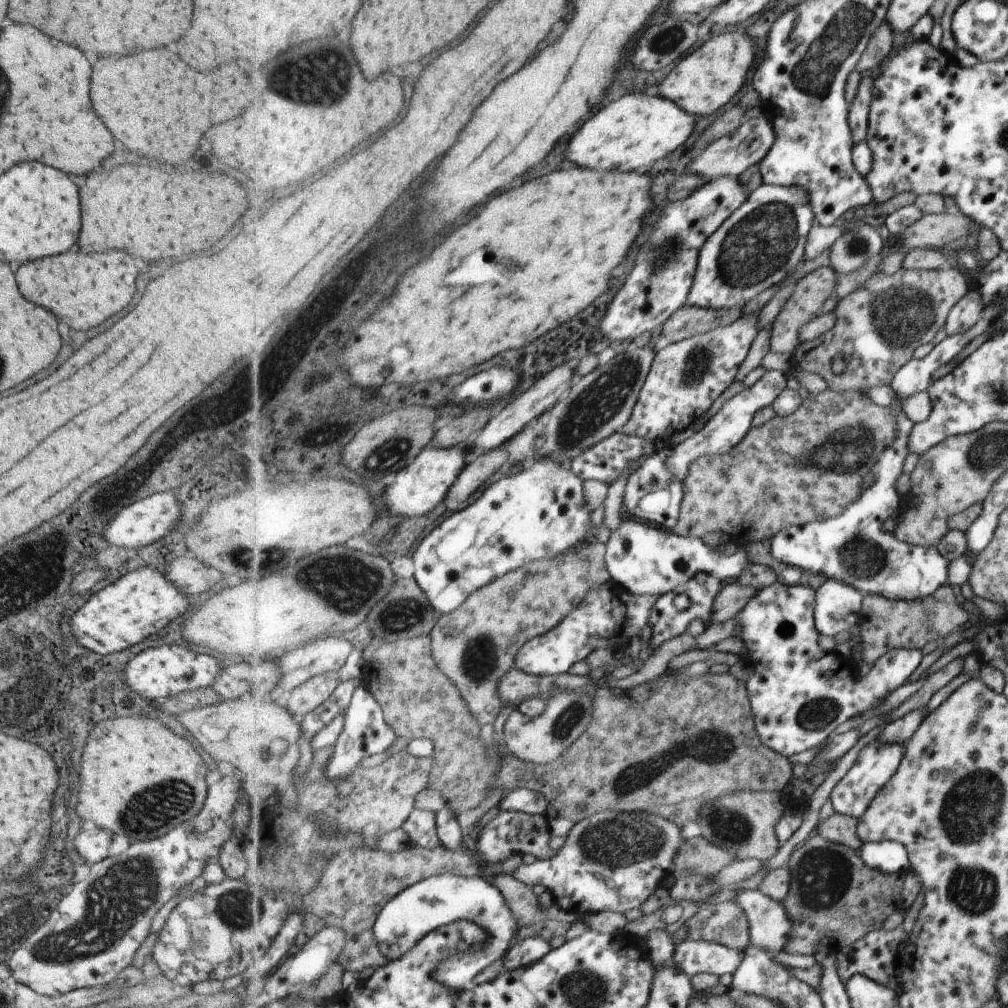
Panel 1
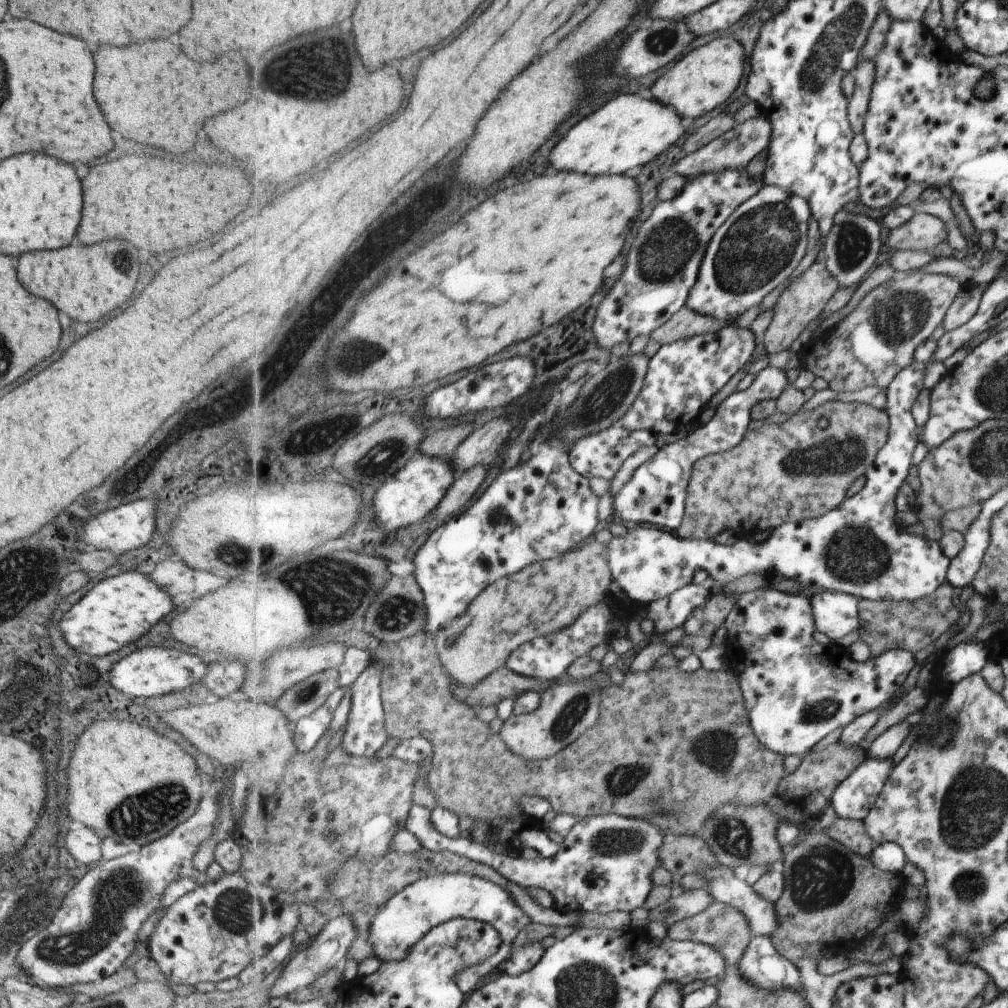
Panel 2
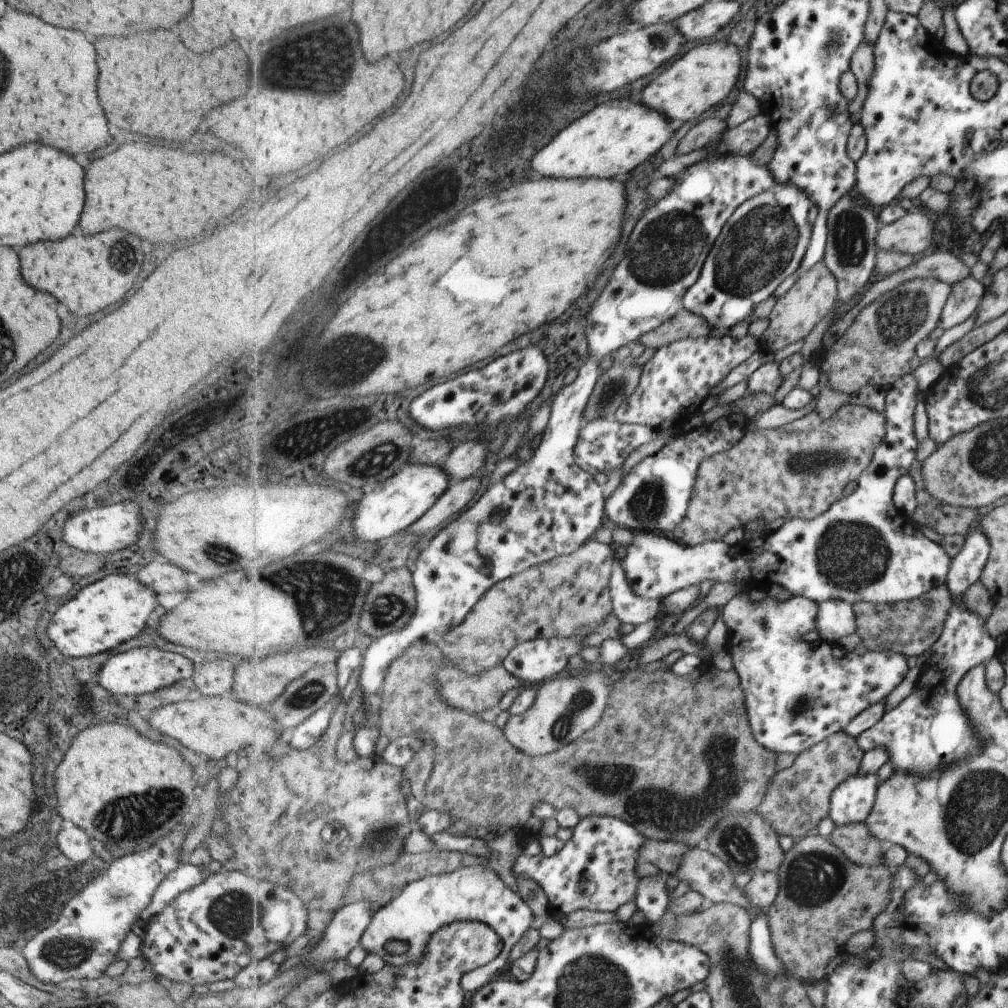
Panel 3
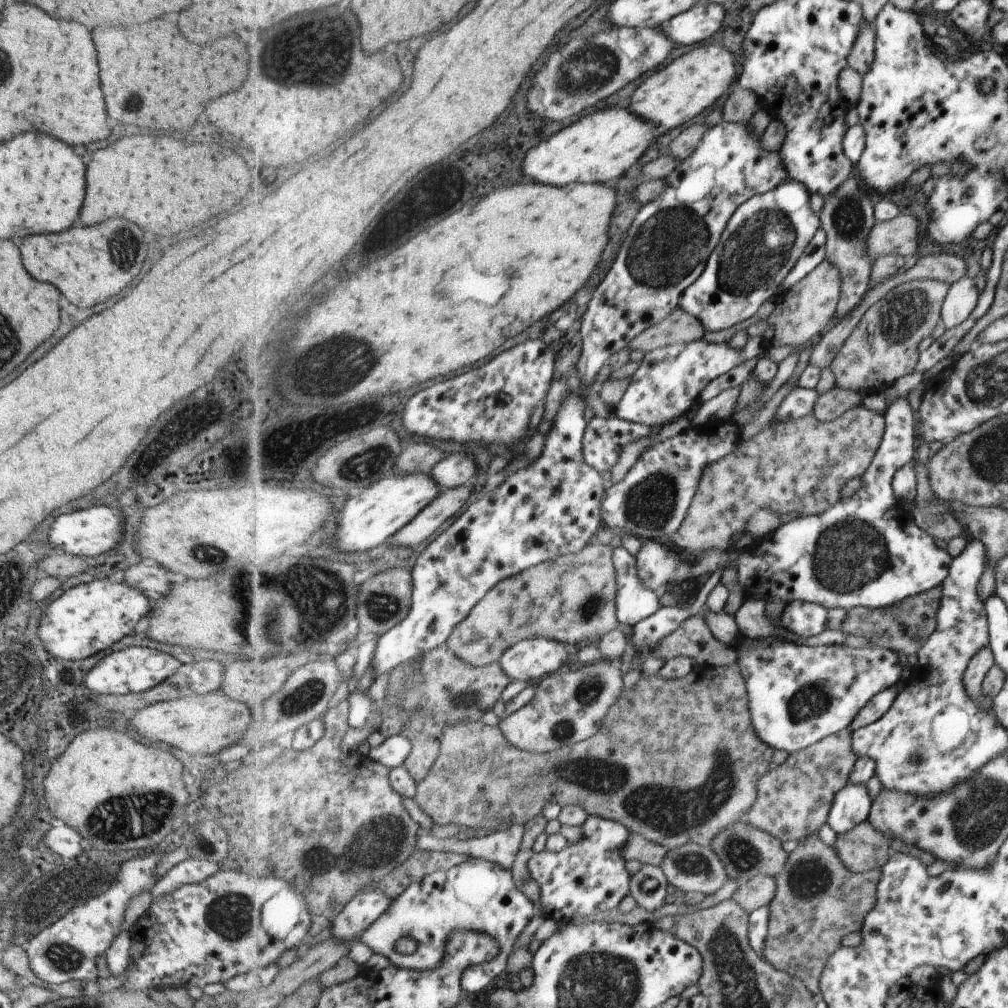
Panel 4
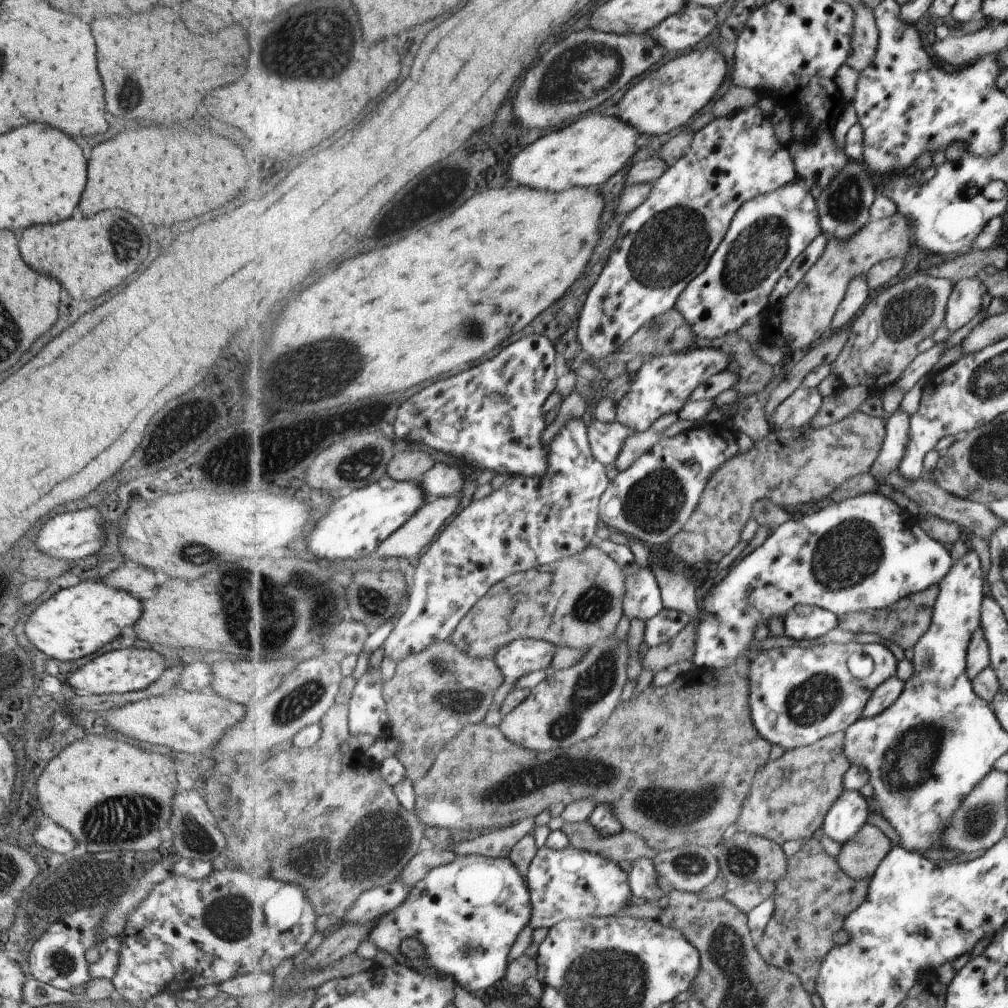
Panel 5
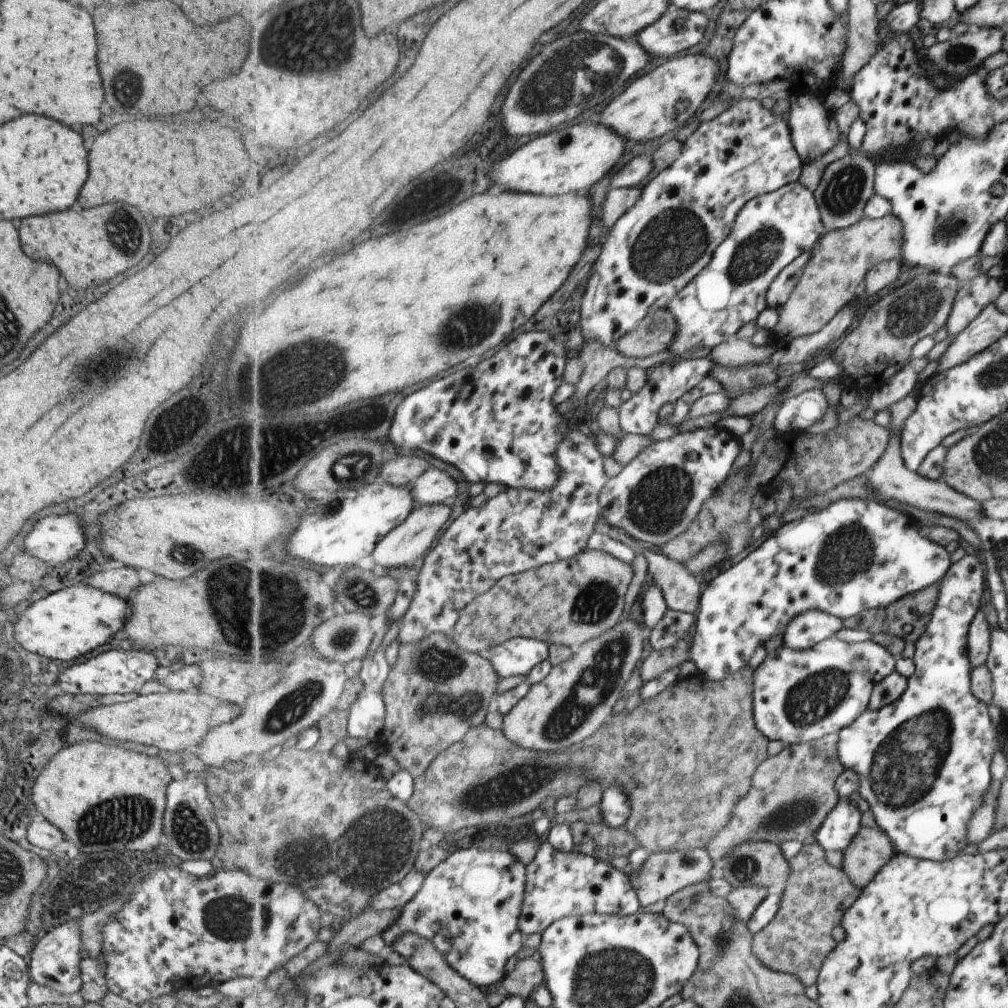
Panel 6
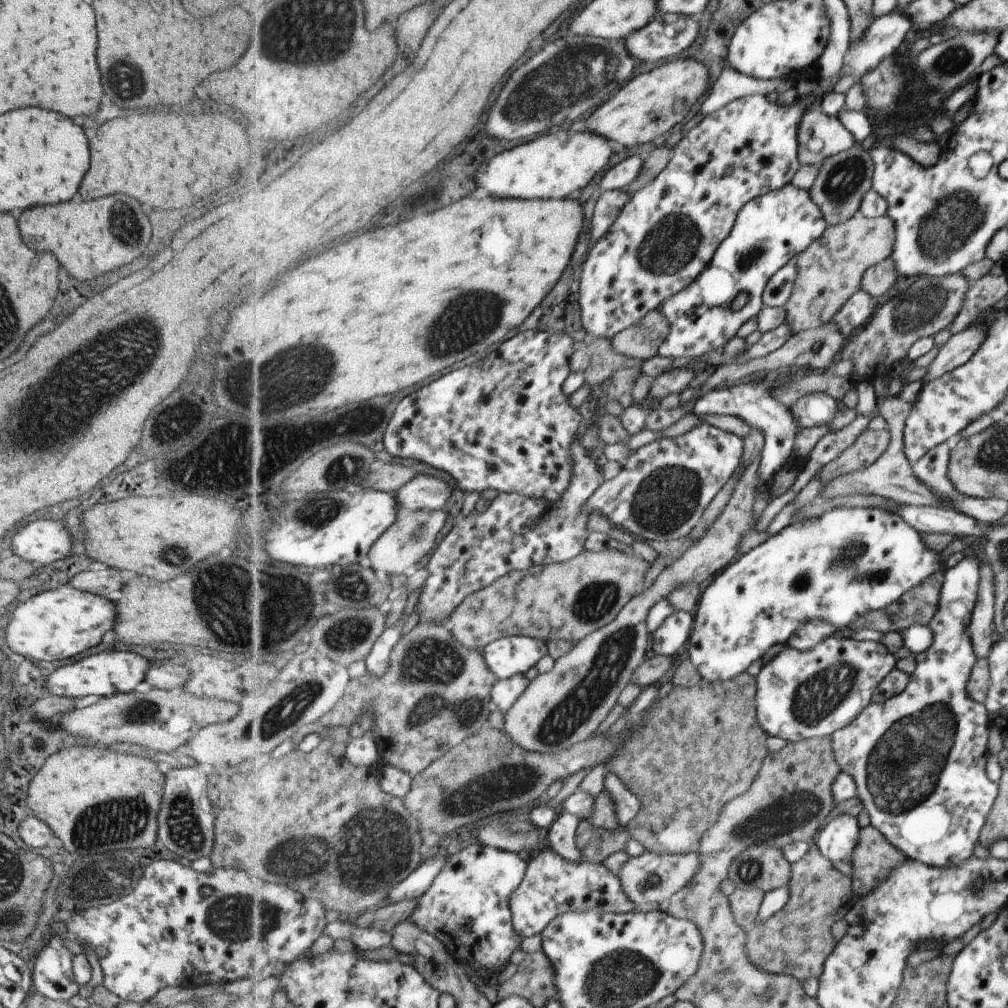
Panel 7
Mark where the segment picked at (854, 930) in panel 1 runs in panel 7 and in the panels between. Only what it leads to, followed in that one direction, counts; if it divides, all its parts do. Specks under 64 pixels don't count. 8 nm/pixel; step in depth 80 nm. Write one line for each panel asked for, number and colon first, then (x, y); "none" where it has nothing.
2: (834, 898)
3: (825, 898)
4: (819, 901)
5: (813, 900)
6: (818, 895)
7: (797, 941)

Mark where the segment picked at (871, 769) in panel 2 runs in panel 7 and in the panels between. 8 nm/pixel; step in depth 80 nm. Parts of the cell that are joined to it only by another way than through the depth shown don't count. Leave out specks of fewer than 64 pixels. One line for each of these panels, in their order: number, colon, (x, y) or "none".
3: (853, 802)
4: (852, 805)
5: (847, 816)
6: (843, 824)
7: (838, 839)

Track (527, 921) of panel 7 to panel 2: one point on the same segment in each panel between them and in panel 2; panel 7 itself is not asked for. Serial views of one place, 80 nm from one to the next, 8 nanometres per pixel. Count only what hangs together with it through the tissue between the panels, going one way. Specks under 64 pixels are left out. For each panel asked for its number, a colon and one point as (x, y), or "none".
2: (606, 863)
3: (597, 870)
4: (589, 876)
5: (570, 883)
6: (560, 884)

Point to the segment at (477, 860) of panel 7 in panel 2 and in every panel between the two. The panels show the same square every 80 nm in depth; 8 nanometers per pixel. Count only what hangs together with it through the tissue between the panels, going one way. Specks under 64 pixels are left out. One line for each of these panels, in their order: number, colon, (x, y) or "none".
2: (403, 922)
3: (477, 893)
4: (480, 895)
5: (468, 914)
6: (470, 905)

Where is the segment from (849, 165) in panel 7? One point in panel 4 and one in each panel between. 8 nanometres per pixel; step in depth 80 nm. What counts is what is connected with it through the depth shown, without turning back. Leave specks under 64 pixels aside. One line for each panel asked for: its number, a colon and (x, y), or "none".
4: (848, 217)
5: (844, 206)
6: (845, 188)

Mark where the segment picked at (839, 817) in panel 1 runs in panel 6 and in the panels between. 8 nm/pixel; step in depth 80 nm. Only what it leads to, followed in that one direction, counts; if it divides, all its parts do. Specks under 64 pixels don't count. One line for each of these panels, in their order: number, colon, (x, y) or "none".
2: (852, 833)
3: (860, 844)
4: (864, 848)
5: (860, 857)
6: (871, 850)

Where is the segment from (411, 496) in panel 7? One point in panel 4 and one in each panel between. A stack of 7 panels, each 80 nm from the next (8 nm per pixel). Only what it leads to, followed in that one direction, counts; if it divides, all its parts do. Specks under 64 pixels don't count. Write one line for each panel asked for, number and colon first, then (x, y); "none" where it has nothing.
4: (457, 469)
5: (443, 479)
6: (435, 486)

